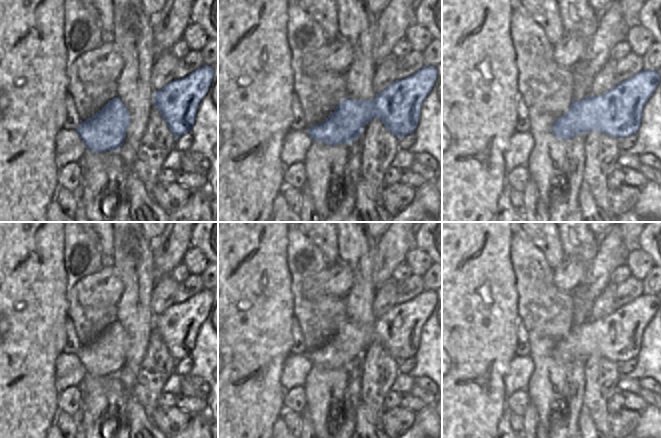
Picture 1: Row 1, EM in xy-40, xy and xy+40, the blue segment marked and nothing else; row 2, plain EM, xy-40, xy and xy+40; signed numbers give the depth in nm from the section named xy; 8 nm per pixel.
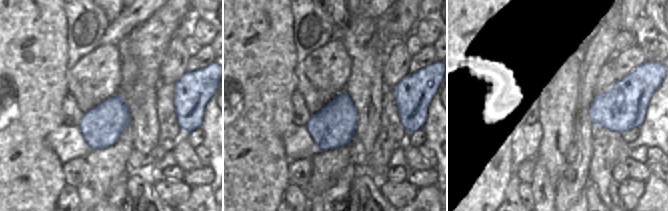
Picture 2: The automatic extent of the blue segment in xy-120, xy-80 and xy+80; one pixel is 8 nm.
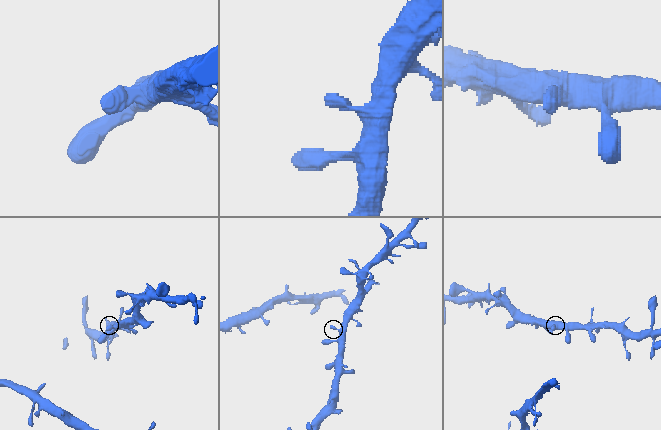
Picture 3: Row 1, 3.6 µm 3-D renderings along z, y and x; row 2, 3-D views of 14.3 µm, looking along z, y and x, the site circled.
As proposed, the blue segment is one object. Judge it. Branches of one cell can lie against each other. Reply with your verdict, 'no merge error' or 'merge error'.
no merge error

